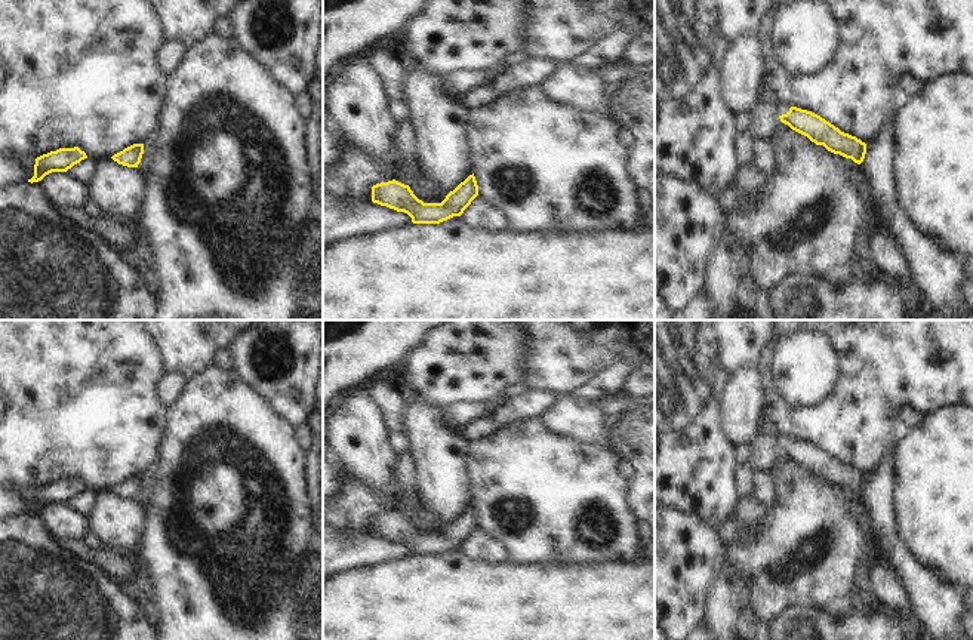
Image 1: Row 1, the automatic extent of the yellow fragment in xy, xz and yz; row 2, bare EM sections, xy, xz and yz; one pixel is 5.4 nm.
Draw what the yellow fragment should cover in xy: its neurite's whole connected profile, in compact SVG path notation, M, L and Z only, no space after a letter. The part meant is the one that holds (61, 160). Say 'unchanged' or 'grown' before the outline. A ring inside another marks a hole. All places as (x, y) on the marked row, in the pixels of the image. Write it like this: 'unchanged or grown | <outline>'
unchanged | M78 147L59 148L36 159L34 176L28 182L39 182L52 172L67 172L74 164L87 159L86 153Z

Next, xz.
unchanged | M474 173L450 191L441 203L424 203L409 185L395 179L372 187L372 201L397 212L404 212L413 224L440 224L453 216L461 216L478 196Z

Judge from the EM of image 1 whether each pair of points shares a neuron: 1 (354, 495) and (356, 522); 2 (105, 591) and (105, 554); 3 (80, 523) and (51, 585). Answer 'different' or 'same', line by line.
1: same
2: different
3: different

